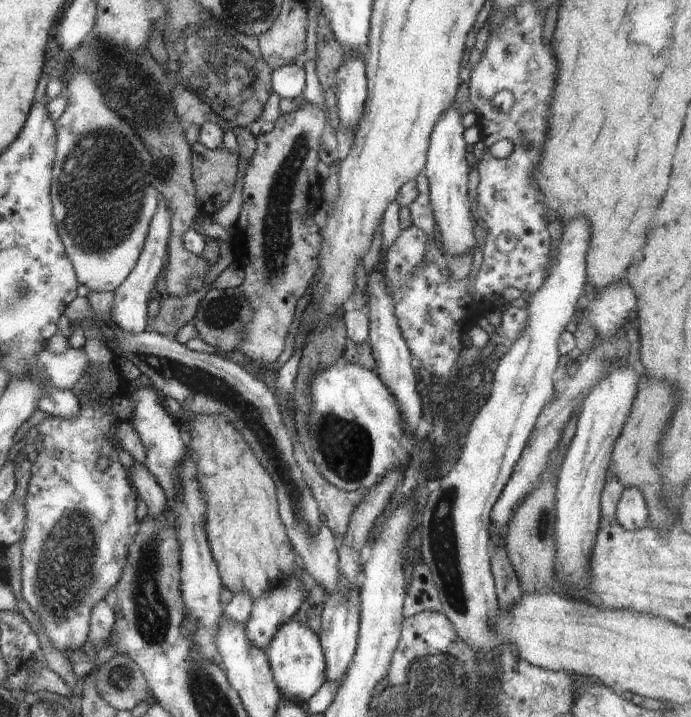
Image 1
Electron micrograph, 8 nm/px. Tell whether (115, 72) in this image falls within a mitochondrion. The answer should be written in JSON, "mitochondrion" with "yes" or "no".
{"mitochondrion":"yes"}

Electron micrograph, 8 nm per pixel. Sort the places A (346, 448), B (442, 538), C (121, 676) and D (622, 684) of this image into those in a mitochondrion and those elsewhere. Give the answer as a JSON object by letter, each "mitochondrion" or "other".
{"A":"mitochondrion","B":"mitochondrion","C":"mitochondrion","D":"other"}

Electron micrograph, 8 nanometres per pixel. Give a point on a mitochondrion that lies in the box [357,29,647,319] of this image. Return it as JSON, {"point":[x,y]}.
{"point":[529,77]}

